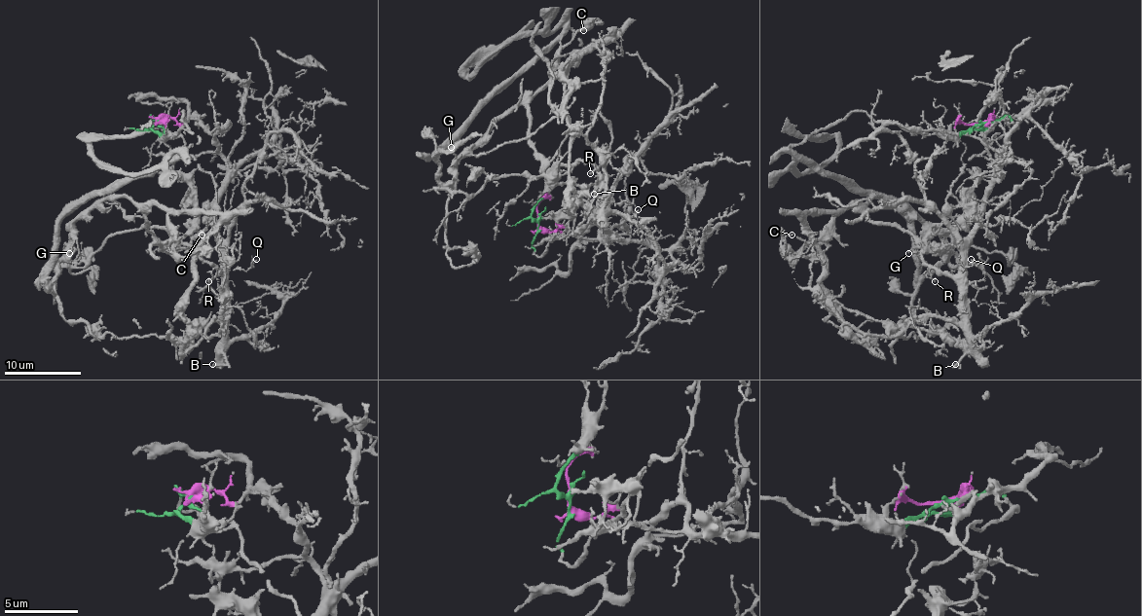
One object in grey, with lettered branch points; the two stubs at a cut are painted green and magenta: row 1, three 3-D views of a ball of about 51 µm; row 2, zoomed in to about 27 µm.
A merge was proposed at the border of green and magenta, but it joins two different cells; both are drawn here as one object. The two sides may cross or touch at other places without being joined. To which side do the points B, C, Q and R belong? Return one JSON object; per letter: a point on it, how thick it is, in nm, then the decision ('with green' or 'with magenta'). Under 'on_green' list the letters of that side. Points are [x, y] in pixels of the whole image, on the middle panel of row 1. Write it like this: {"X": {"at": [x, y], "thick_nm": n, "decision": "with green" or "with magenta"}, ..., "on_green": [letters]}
{"B": {"at": [594, 194], "thick_nm": 130, "decision": "with magenta"}, "C": {"at": [583, 30], "thick_nm": 160, "decision": "with green"}, "Q": {"at": [638, 209], "thick_nm": 100, "decision": "with magenta"}, "R": {"at": [590, 173], "thick_nm": 130, "decision": "with magenta"}, "on_green": ["C"]}

